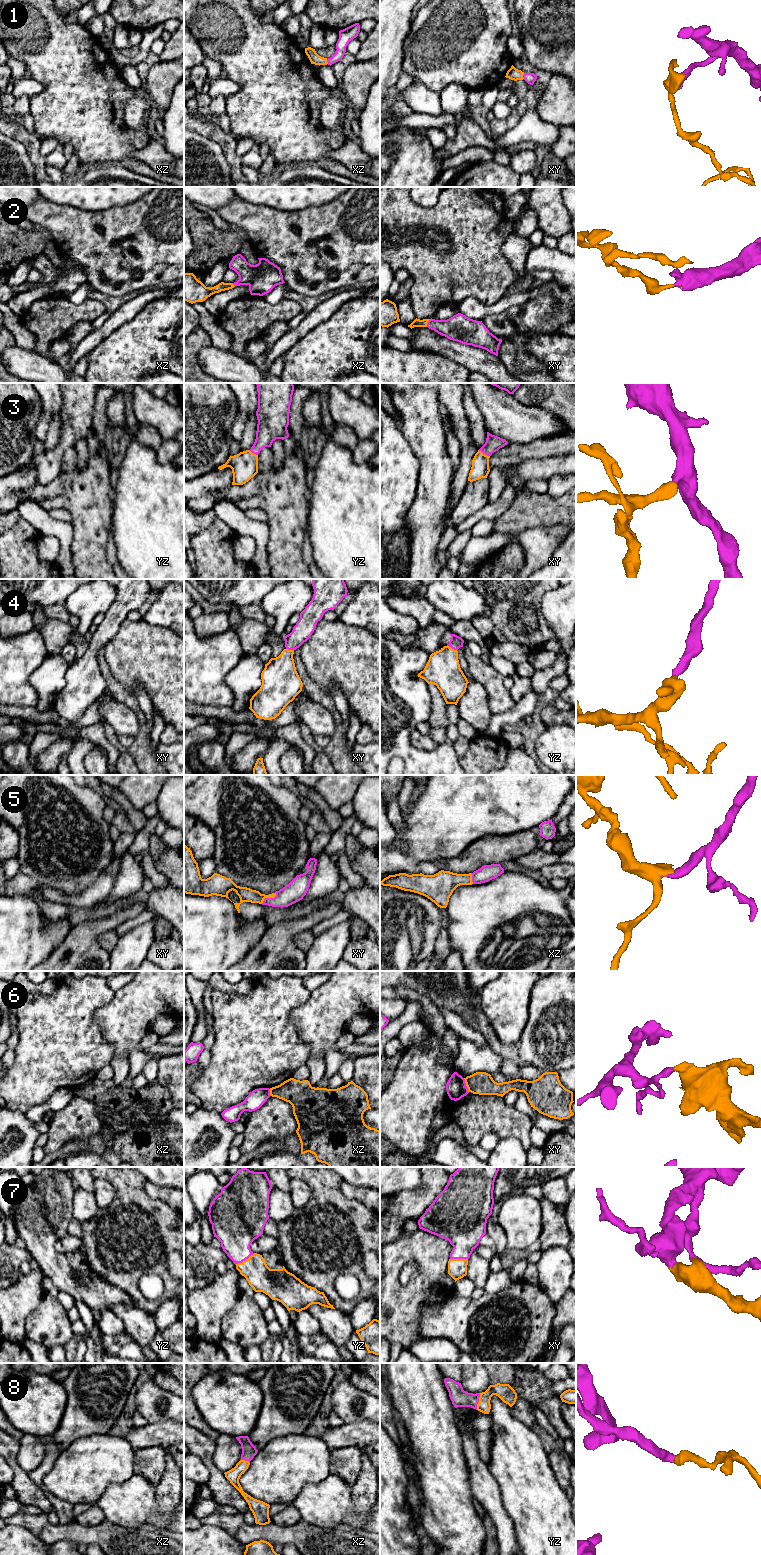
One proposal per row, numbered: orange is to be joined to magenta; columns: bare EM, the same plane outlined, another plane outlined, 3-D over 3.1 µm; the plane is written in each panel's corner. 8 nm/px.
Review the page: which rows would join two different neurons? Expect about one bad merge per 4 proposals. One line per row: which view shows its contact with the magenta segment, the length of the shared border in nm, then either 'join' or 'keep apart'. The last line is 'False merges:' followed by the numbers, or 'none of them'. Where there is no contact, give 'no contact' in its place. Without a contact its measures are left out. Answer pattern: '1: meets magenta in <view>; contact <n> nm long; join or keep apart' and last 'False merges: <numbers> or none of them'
1: meets magenta in xy; contact 50 nm long; join
2: meets magenta in xy; contact 70 nm long; join
3: meets magenta in xy; contact 110 nm long; join
4: meets magenta in yz; contact 90 nm long; join
5: meets magenta in xy; contact 150 nm long; join
6: meets magenta in xy; contact 120 nm long; keep apart
7: meets magenta in yz; contact 180 nm long; join
8: meets magenta in yz; contact 140 nm long; join
False merges: 6

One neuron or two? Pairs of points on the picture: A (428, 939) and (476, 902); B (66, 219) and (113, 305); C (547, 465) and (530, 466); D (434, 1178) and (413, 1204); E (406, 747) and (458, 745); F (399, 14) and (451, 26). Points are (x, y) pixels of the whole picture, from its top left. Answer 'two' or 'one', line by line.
A: two
B: two
C: one
D: one
E: two
F: two

